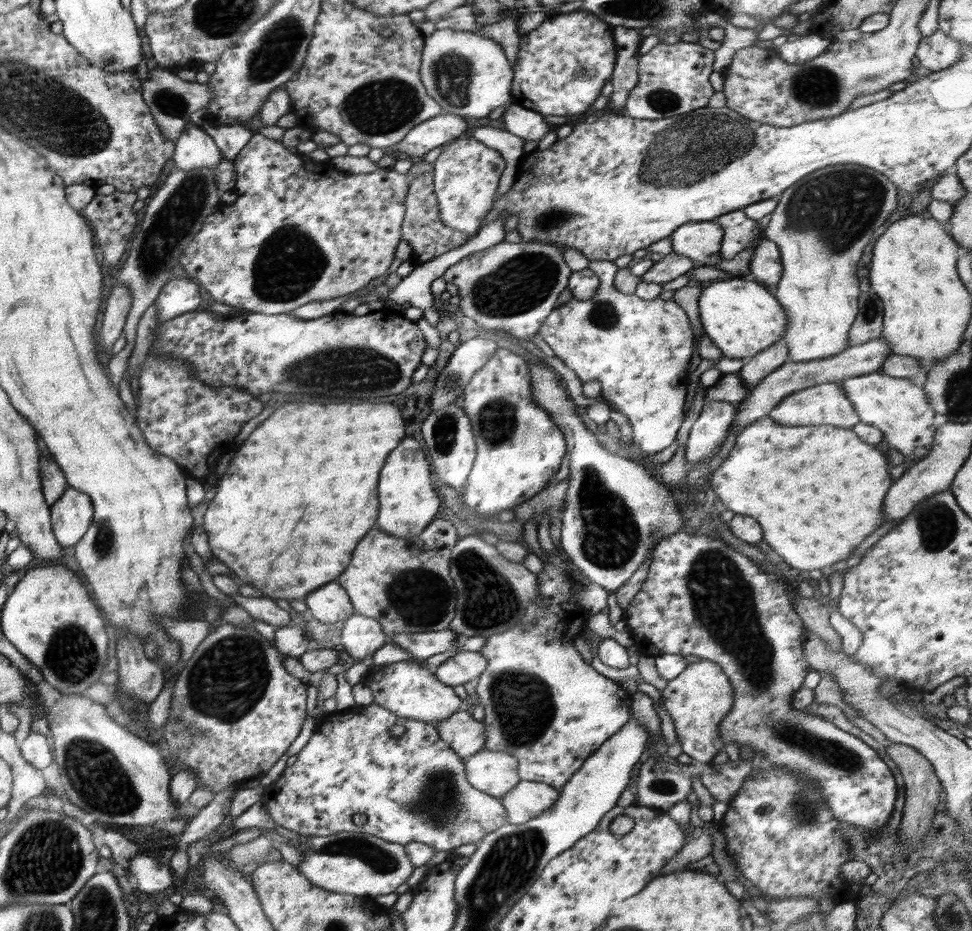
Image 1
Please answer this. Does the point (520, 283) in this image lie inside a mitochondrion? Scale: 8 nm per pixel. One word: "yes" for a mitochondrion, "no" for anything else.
yes

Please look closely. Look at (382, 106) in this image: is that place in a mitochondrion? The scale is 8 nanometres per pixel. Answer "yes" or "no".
yes

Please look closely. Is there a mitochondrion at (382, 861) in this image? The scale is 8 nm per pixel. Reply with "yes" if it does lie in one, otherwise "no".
yes

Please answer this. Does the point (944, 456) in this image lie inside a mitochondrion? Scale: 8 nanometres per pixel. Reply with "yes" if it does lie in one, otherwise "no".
no

